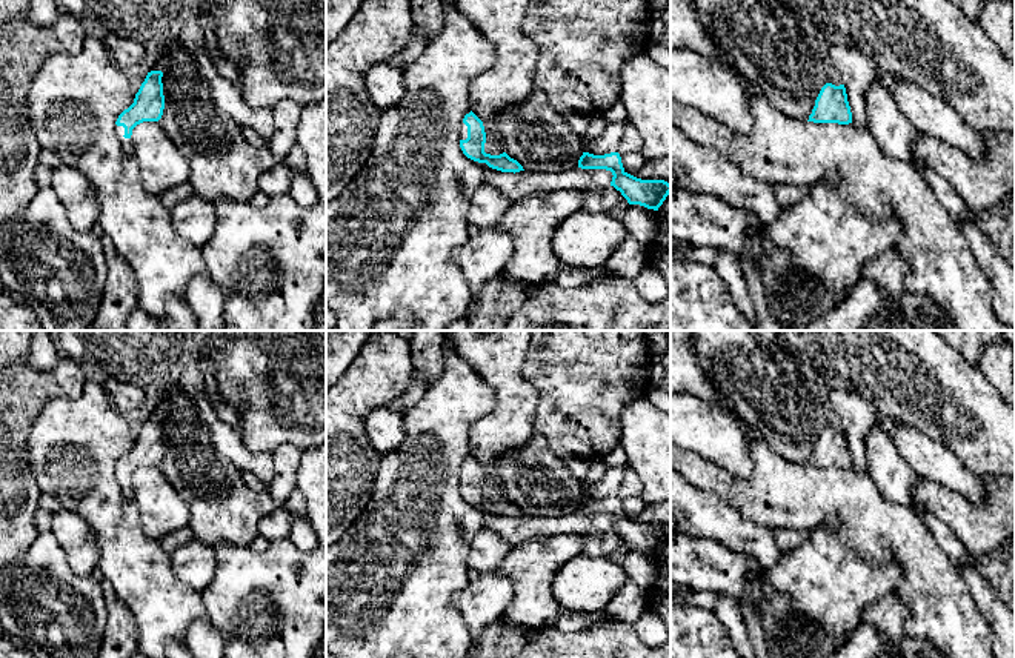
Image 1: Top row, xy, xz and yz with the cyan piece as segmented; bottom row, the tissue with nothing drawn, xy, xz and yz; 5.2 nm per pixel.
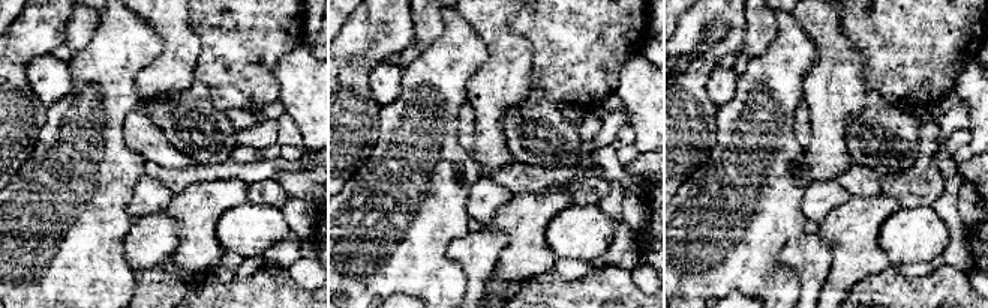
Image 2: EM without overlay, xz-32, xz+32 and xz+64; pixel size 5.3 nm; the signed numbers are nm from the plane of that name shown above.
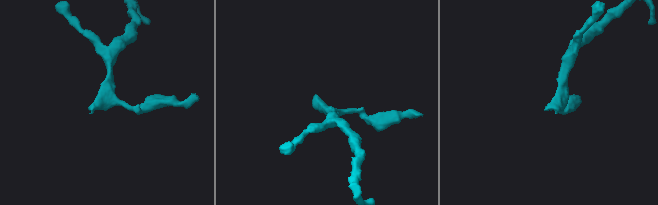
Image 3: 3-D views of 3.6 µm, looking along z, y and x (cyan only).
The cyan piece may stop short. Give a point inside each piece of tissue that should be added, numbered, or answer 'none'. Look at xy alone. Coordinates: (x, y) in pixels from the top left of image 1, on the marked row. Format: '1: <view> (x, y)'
1: xy (120, 131)

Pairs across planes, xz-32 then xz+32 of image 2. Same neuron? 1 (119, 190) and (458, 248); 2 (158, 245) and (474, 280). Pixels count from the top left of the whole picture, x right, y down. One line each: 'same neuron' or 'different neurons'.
1: different neurons
2: same neuron

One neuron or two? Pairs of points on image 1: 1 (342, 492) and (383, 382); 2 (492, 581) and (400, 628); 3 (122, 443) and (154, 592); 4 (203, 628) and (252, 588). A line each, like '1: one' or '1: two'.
1: one
2: two
3: one
4: two

